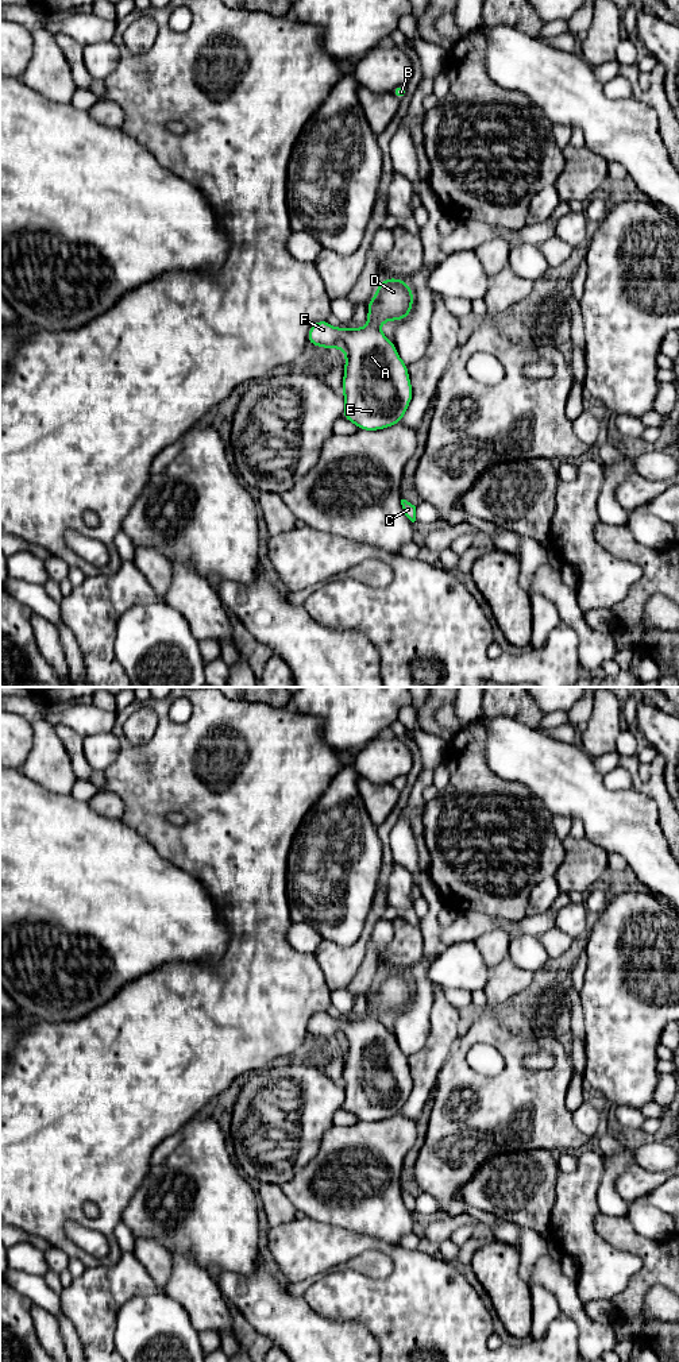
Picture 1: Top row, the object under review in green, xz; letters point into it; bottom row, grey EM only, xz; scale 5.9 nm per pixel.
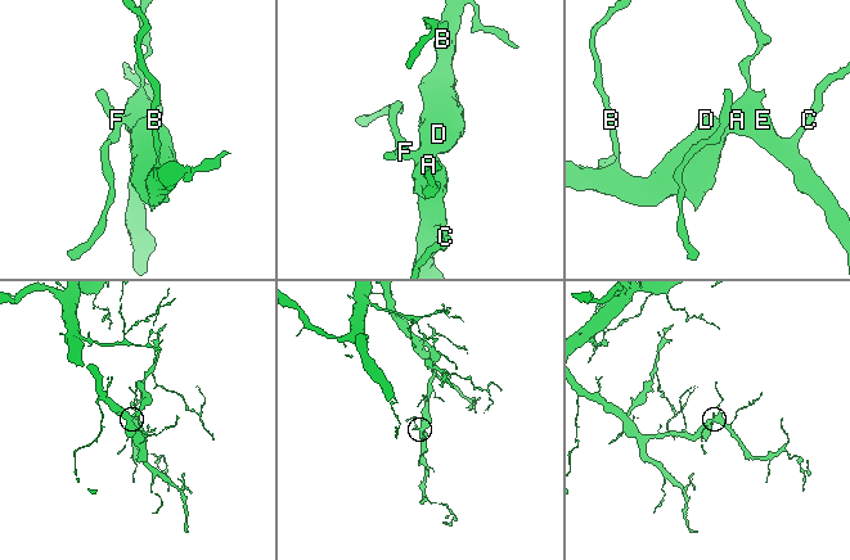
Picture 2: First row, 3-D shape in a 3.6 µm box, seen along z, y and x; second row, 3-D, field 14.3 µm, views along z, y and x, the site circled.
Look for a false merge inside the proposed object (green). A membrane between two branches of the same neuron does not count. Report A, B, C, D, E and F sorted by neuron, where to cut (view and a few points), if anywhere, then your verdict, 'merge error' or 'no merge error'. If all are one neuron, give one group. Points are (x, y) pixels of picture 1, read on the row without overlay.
A B C D E F | no cut | no merge error

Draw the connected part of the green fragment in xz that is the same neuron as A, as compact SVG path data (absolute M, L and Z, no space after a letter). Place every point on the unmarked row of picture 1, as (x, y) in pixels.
M386 969L367 993L367 1016L336 1019L327 1011L316 1012L309 1023L309 1037L344 1042L343 1110L362 1122L379 1122L402 1112L413 1080L408 1056L379 1020L389 1012L406 1010L412 1003L413 983L406 972Z

